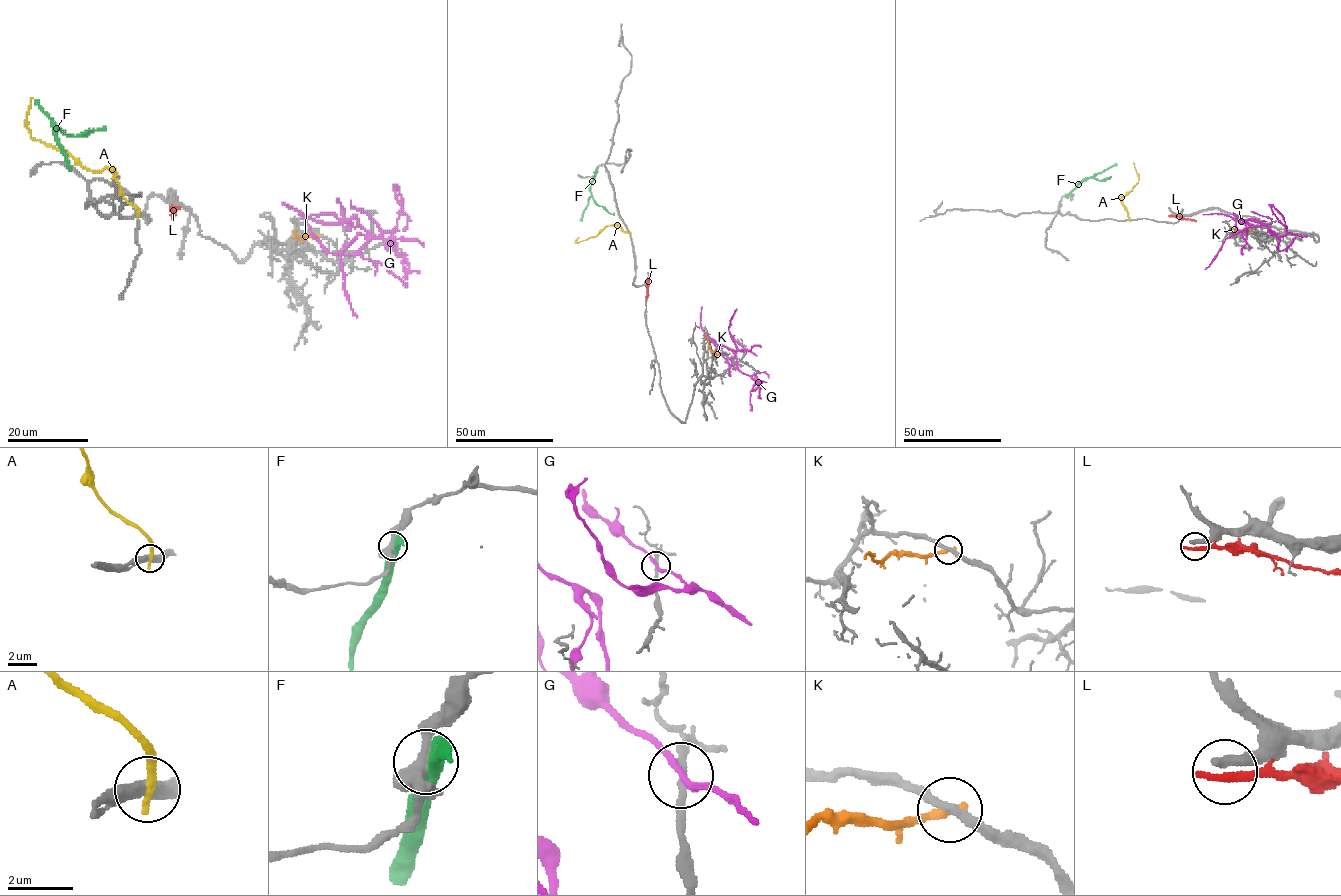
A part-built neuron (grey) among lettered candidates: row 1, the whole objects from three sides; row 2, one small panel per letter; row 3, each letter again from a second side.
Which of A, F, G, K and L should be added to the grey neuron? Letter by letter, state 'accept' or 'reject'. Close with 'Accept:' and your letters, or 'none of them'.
A: reject
F: reject
G: reject
K: reject
L: reject
Accept: none of them

